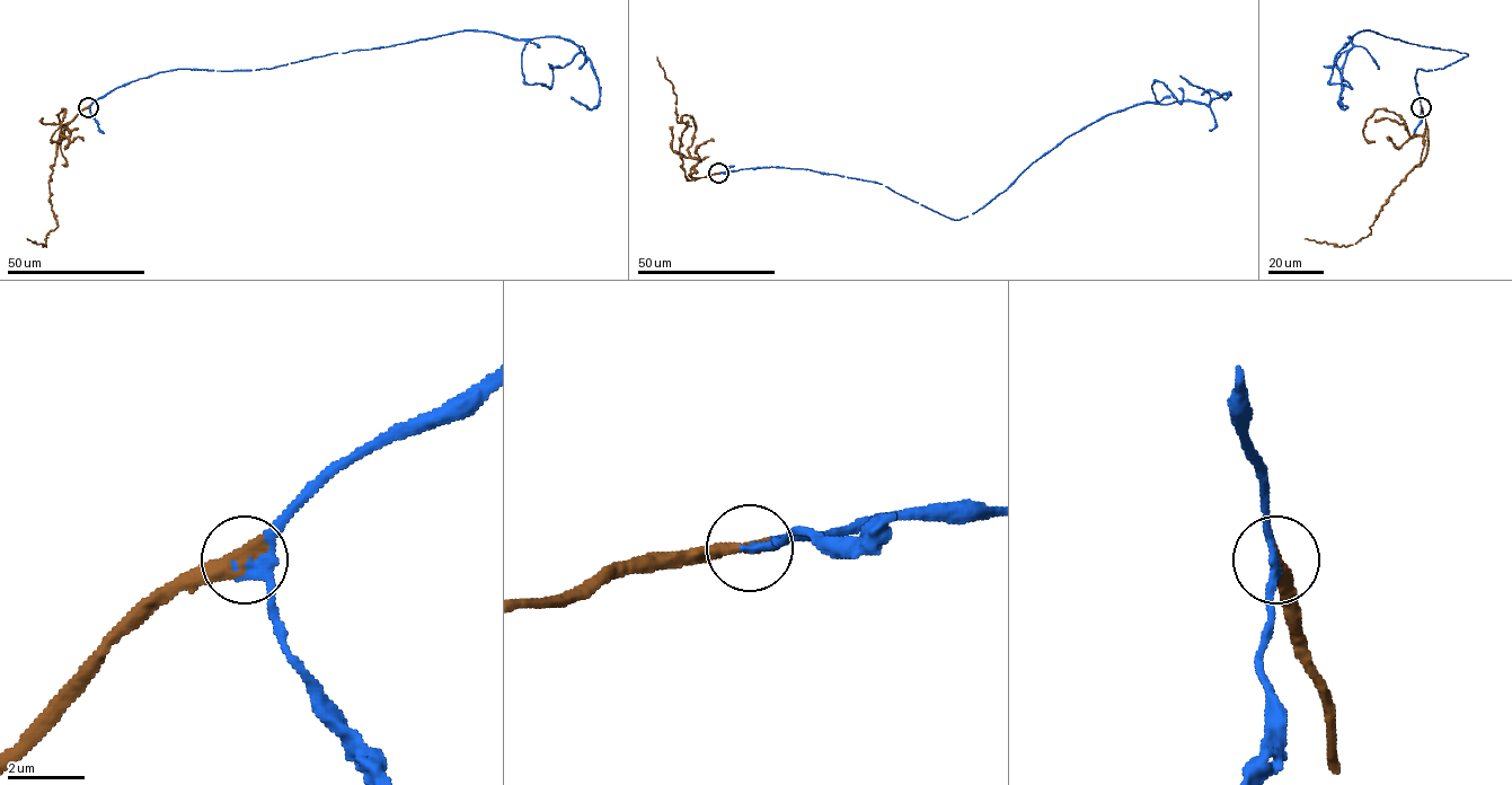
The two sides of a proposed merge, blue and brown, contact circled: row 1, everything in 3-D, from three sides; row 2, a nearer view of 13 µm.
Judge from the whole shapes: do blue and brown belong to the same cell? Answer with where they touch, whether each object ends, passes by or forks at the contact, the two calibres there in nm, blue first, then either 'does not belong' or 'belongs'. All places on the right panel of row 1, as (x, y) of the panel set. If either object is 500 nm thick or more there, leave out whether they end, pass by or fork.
at (1421, 107); blue passes by; brown ends there; 240 nm thick on the blue side, 400 nm on the other; belongs

